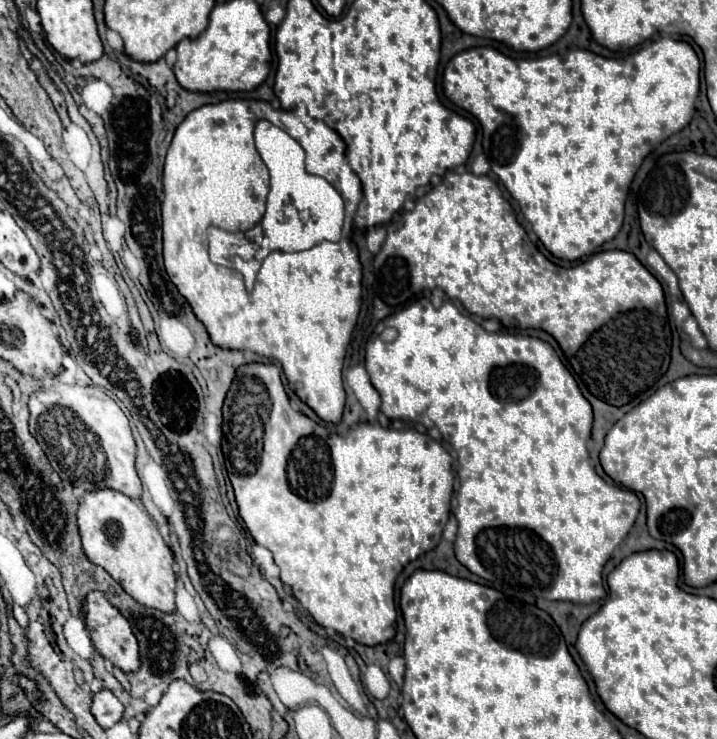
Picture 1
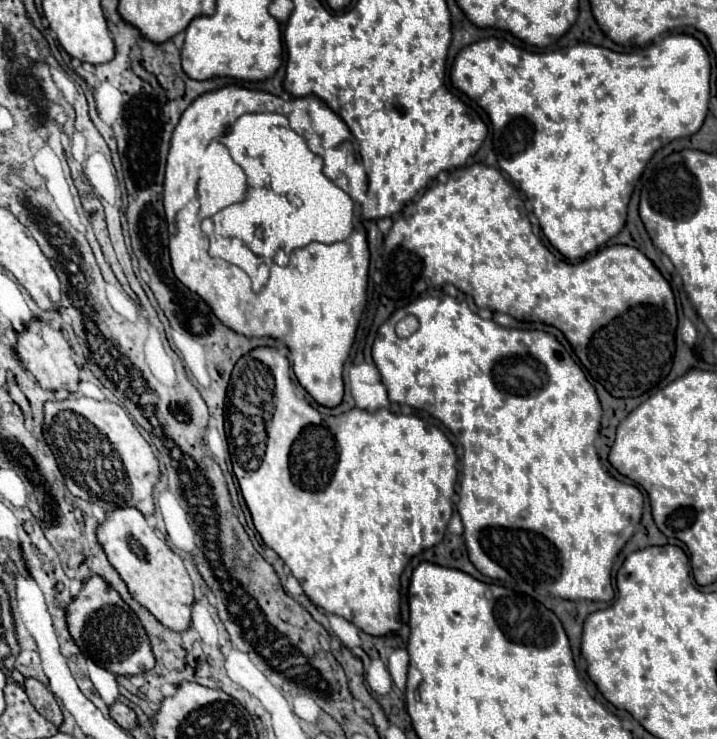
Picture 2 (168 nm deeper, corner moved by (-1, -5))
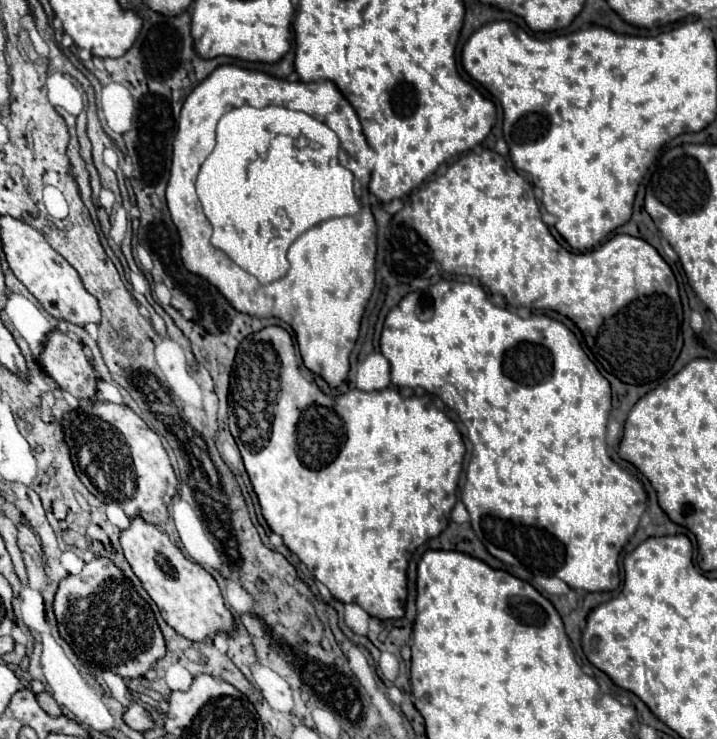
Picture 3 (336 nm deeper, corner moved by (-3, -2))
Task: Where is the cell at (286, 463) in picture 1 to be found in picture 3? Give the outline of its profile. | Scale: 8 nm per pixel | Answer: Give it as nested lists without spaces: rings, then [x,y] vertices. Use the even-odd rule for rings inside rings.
[[[269,325],[257,333],[251,333],[249,337],[245,337],[239,345],[239,351],[237,351],[237,357],[235,357],[235,365],[233,365],[233,373],[231,373],[231,389],[229,389],[229,427],[231,427],[231,435],[235,437],[237,445],[239,445],[239,451],[243,455],[243,461],[245,461],[245,469],[249,473],[249,479],[253,483],[253,489],[259,497],[259,503],[261,503],[261,511],[263,511],[263,517],[267,521],[267,525],[271,527],[271,531],[279,533],[285,541],[285,545],[307,565],[307,569],[313,573],[315,579],[319,579],[323,585],[327,585],[327,589],[331,591],[331,595],[343,603],[359,603],[369,615],[373,617],[379,617],[379,619],[399,619],[405,615],[405,599],[407,599],[407,563],[411,559],[411,553],[423,545],[425,541],[429,541],[431,537],[437,537],[449,523],[449,513],[457,501],[457,485],[459,485],[459,475],[461,475],[461,469],[463,469],[463,455],[465,455],[465,443],[463,443],[463,437],[457,429],[457,425],[441,411],[437,409],[437,405],[433,403],[433,399],[429,395],[423,395],[423,397],[403,397],[395,387],[385,387],[383,391],[361,391],[361,389],[349,389],[347,393],[343,395],[325,395],[313,381],[307,381],[303,375],[301,375],[301,369],[299,369],[299,363],[297,363],[297,357],[295,357],[295,349],[293,349],[293,339],[291,339],[291,333],[279,325]]]

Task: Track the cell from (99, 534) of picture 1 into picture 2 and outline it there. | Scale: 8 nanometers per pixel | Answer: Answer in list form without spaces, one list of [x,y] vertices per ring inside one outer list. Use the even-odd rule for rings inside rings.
[[[125,506],[125,508],[115,508],[115,510],[107,512],[105,520],[99,522],[99,526],[97,526],[97,540],[103,546],[105,556],[111,562],[111,566],[119,572],[119,576],[127,584],[131,596],[141,606],[145,606],[163,626],[167,626],[167,628],[171,628],[175,632],[181,632],[181,630],[185,630],[189,626],[189,622],[191,622],[191,610],[189,608],[191,608],[191,604],[195,600],[191,578],[185,572],[183,560],[167,546],[167,542],[163,538],[157,538],[157,532],[147,524],[145,516],[137,508]]]

